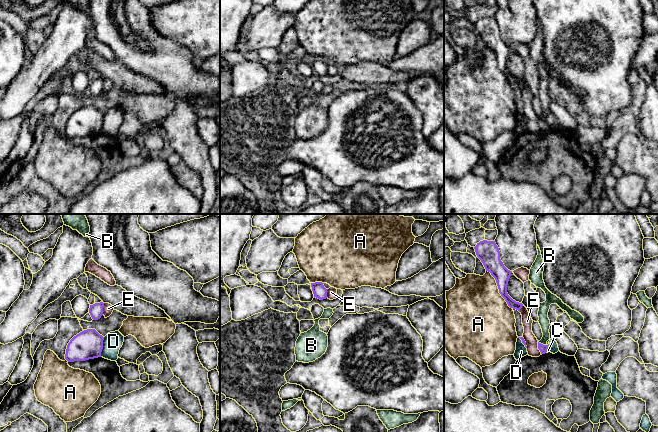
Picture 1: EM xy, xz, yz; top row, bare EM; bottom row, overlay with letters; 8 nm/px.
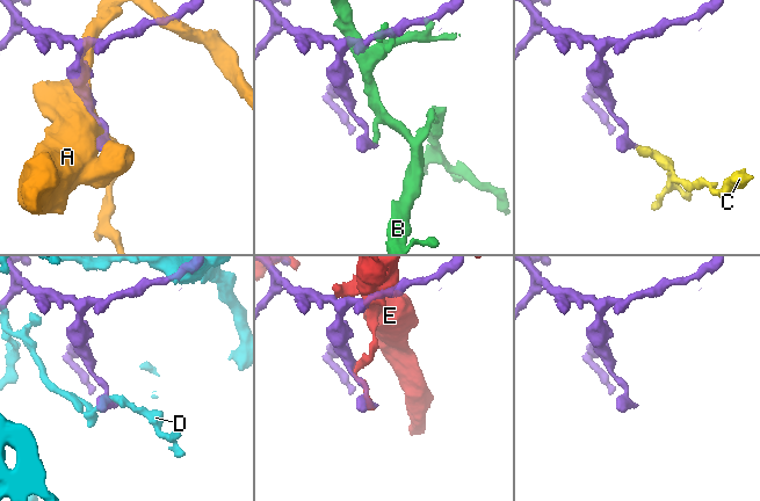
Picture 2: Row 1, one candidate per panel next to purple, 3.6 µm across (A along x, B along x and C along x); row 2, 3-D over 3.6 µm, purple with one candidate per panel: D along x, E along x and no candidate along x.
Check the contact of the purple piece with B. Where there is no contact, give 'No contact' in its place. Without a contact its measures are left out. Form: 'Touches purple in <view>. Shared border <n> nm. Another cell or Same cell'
Touches purple in yz. Shared border 80 nm. Another cell

